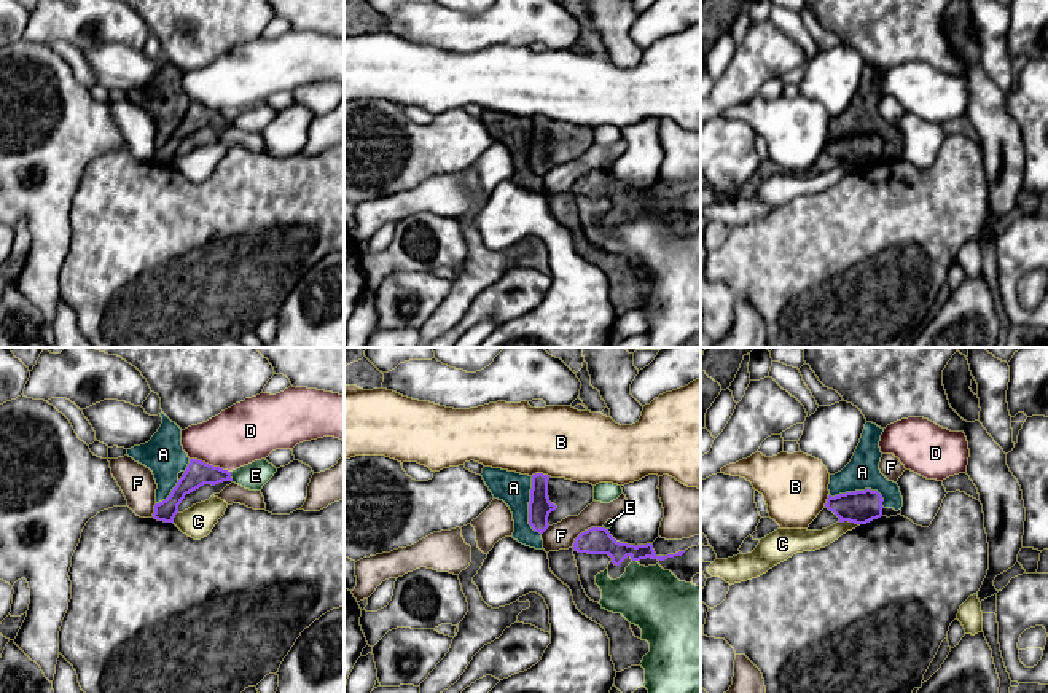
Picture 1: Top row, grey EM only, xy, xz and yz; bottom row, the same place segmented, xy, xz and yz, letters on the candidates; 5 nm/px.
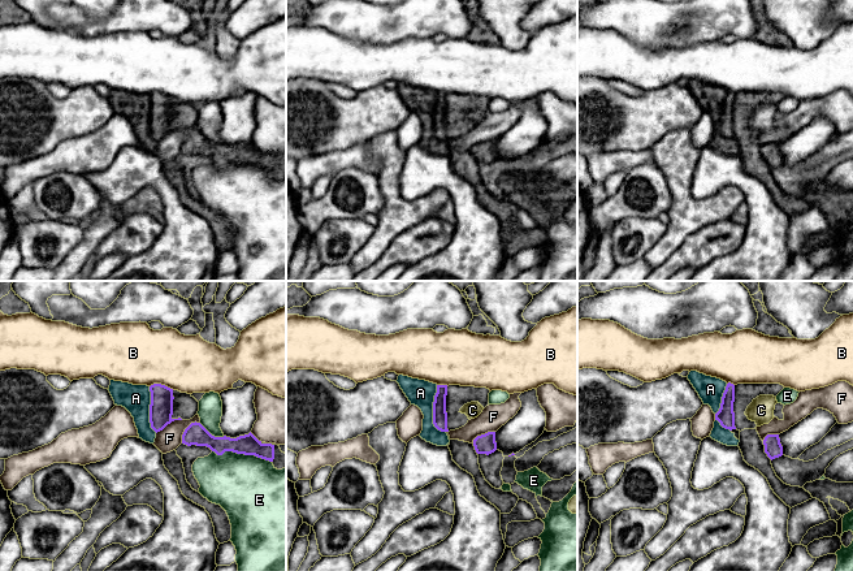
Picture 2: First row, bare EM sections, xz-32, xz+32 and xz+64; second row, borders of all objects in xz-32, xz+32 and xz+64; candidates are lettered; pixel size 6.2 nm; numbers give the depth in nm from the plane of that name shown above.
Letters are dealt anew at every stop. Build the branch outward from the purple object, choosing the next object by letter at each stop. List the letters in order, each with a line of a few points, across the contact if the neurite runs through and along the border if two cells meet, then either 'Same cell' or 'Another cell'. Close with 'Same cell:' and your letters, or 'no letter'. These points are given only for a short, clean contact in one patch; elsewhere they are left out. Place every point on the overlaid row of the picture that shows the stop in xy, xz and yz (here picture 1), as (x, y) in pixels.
A: Line: yz (829, 496), (875, 489), (881, 496), (884, 507). Another cell
B: Line: xz (531, 475), (542, 473), (548, 477). Another cell
C: Another cell
D: Line: xy (190, 458), (230, 472). Another cell
E: Another cell
F: Another cell
Same cell: no letter

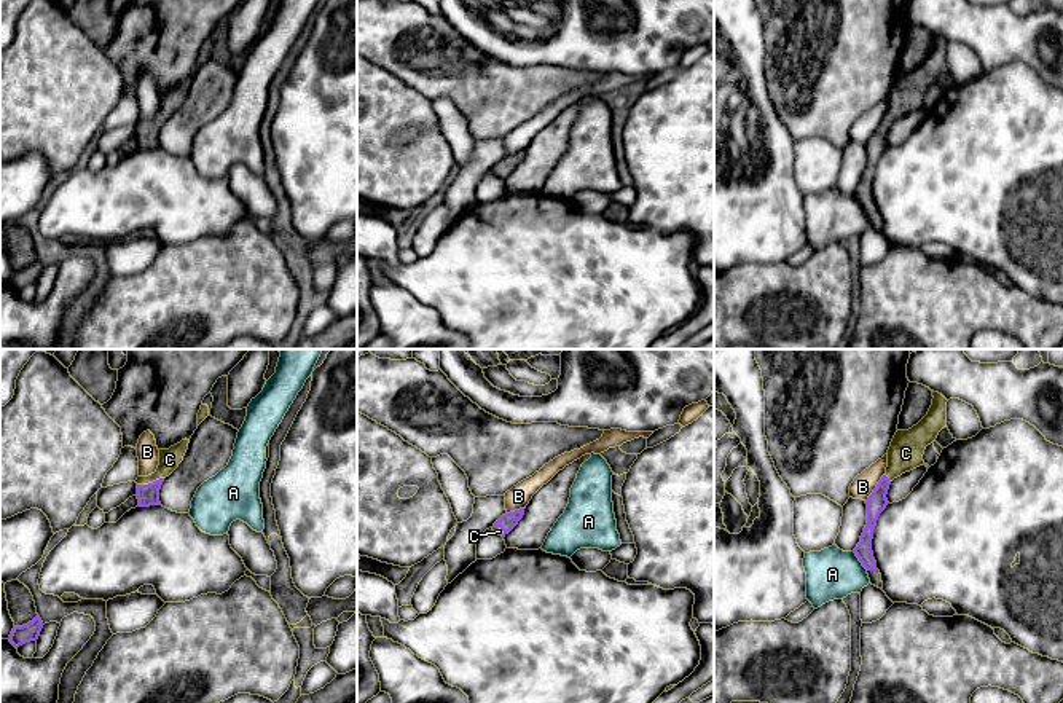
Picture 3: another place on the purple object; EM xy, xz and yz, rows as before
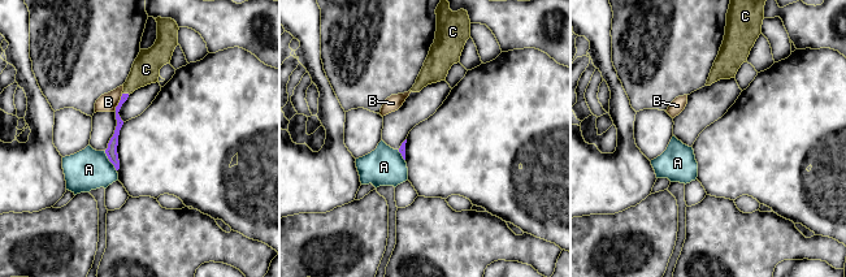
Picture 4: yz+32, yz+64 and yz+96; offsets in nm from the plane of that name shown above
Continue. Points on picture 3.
A: Another cell
B: Line: yz (885, 474), (866, 501). Another cell
C: Line: xy (149, 494), (150, 483), (166, 467), (169, 459). Same cell
Same cell: C

